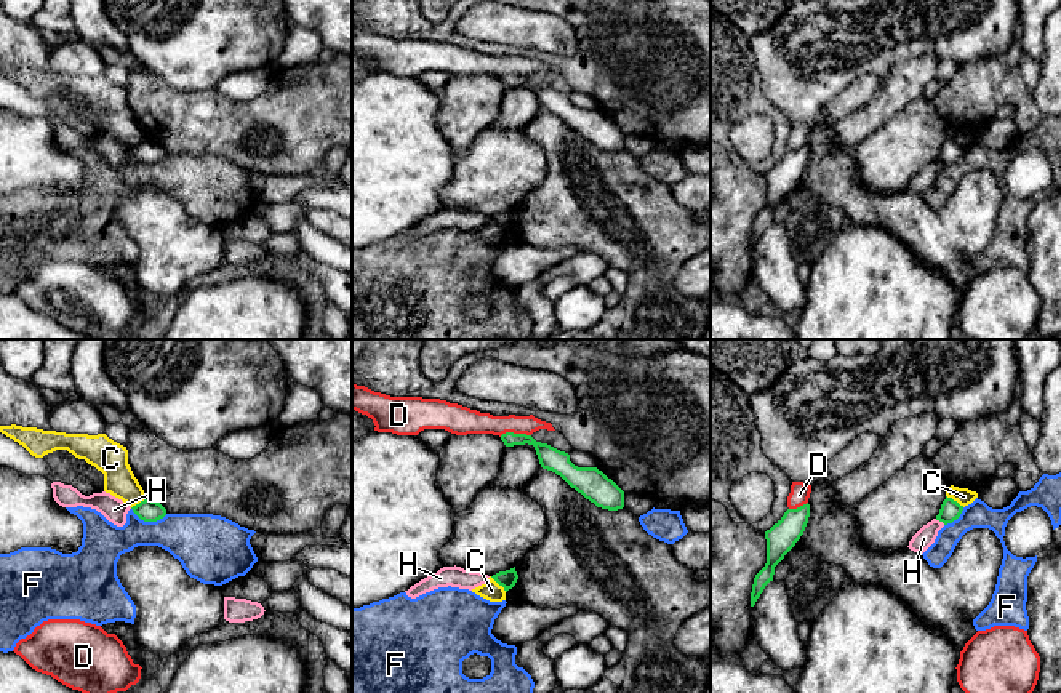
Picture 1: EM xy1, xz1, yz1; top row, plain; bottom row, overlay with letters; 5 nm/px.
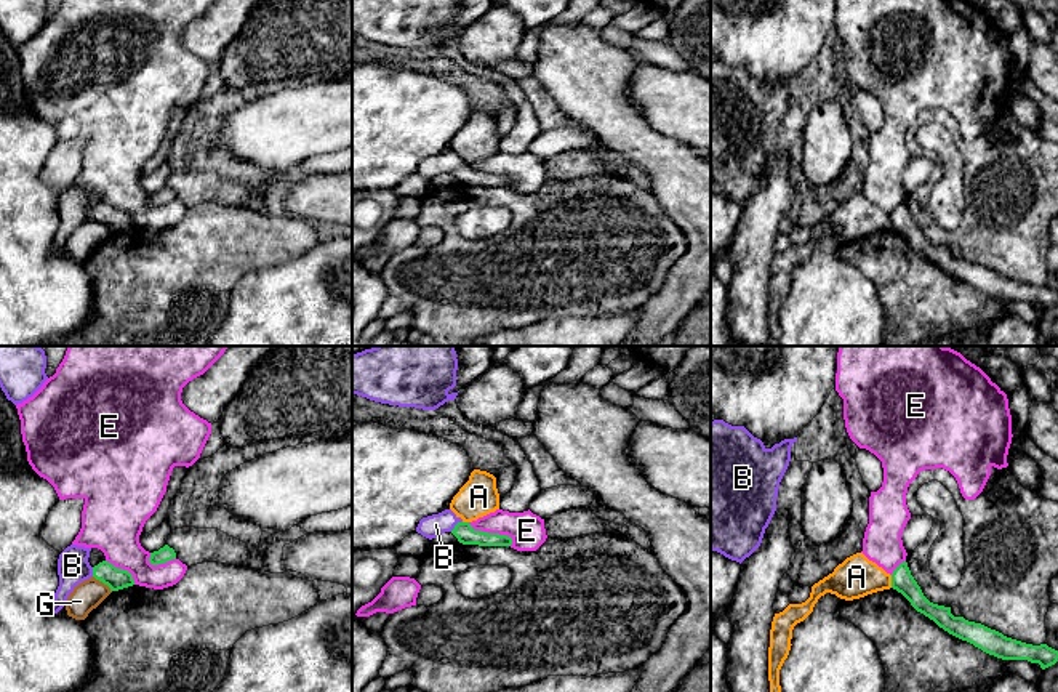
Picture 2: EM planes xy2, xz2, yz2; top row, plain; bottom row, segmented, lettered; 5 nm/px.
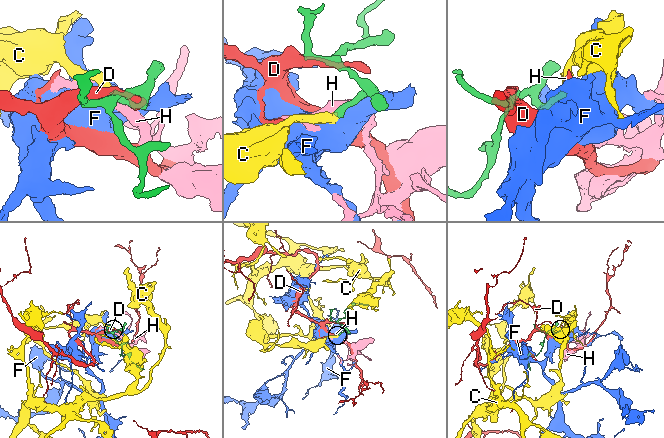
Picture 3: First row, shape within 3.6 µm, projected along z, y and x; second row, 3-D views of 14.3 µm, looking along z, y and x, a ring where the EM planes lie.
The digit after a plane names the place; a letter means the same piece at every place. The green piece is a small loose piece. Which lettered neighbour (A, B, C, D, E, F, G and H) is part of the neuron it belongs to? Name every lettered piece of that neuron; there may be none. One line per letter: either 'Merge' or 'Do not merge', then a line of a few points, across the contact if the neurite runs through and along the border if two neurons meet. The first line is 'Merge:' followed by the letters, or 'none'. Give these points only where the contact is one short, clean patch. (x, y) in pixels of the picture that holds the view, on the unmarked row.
Merge: B
A: Do not merge. Line: yz2 (890, 217), (892, 228)
B: Merge. Line: xz2 (463, 172), (455, 167), (445, 162)
C: Do not merge. Line: yz1 (946, 136), (964, 148)
D: Do not merge
E: Do not merge. Line: xz2 (468, 164), (474, 170), (506, 175), (512, 185)
F: Do not merge
G: Do not merge. Line: xy2 (93, 217), (111, 233)
H: Do not merge

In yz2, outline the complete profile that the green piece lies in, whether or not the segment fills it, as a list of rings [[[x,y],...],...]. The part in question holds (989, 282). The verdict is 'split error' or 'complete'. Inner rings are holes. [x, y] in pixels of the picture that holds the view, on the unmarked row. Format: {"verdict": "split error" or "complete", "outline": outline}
{"verdict": "complete", "outline": [[[906,202],[893,211],[892,229],[901,234],[917,253],[933,261],[940,269],[989,296],[1002,301],[1028,301],[1031,304],[1039,304],[1042,311],[1058,303],[1058,292],[1047,285],[1032,287],[1007,279],[981,264],[968,263],[964,258],[954,258],[951,248],[930,243],[911,216]]]}

